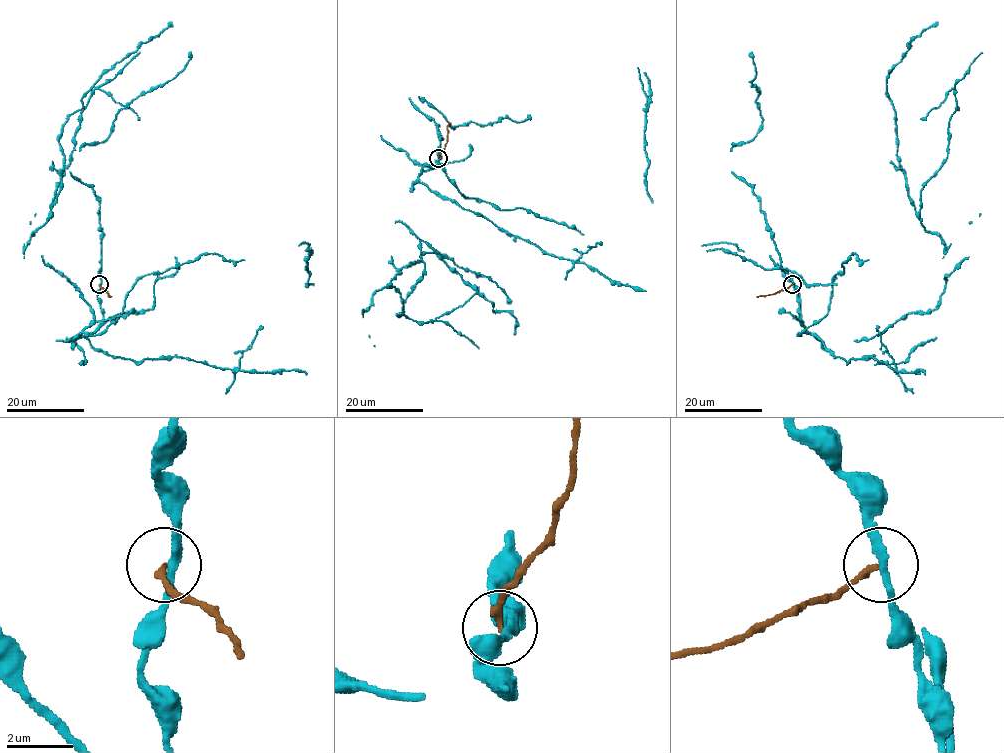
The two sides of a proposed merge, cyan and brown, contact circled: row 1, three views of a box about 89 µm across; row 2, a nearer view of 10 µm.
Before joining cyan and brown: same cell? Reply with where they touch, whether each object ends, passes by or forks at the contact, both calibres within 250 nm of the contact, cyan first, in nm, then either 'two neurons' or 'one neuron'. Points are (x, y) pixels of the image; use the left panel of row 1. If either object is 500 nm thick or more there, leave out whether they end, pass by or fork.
place (99, 284); cyan passes by; brown ends; calibres 240 and 200 nm; two neurons

